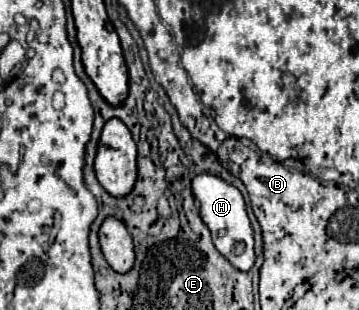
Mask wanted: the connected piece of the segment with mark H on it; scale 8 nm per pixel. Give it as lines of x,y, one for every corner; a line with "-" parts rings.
201,173
193,179
193,195
201,201
201,219
209,227
213,235
213,243
217,251
239,271
247,273
255,265
255,239
253,239
253,227
245,211
243,195
237,187
225,183
217,175

